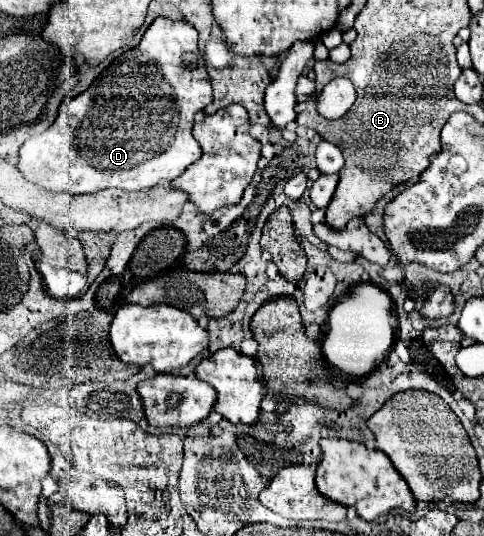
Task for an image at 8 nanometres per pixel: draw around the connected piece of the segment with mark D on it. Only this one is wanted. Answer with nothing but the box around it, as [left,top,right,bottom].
[18,18,212,194]

